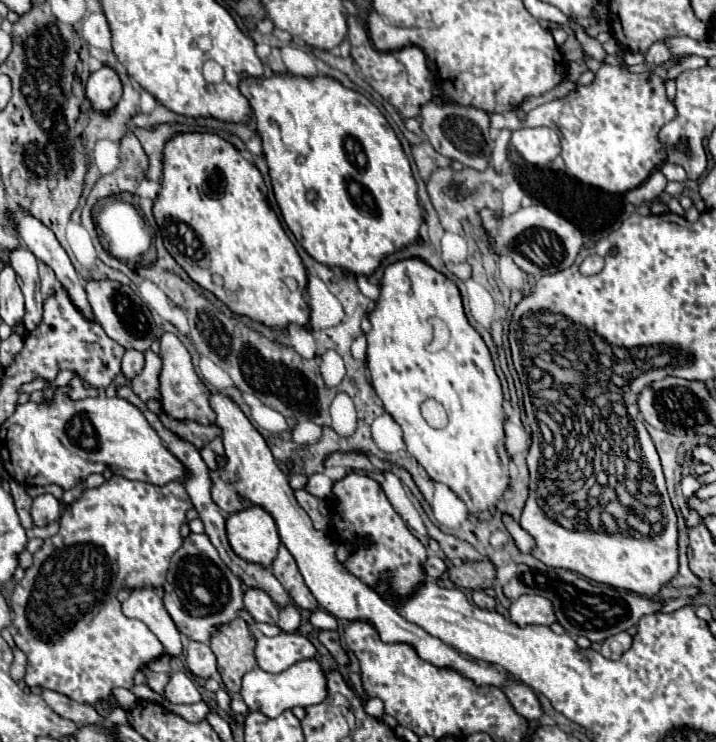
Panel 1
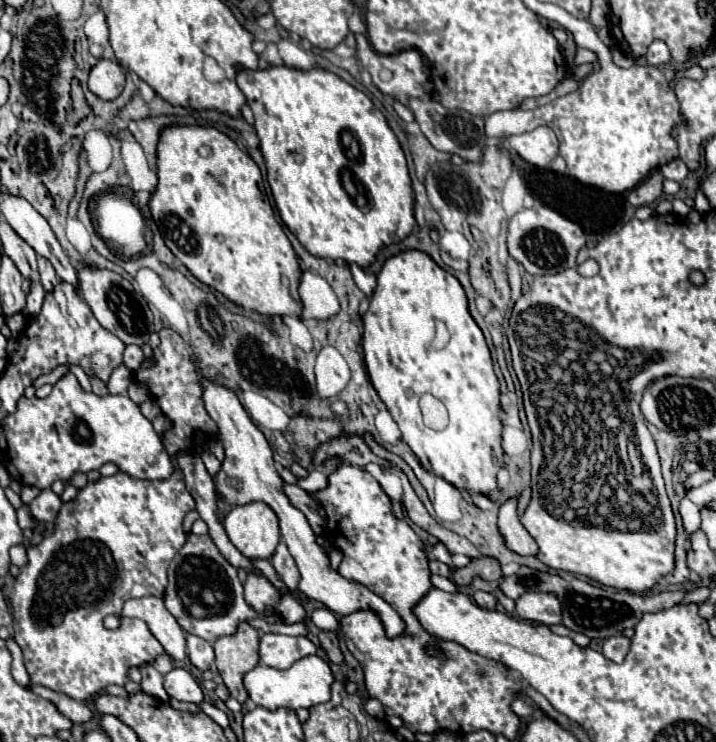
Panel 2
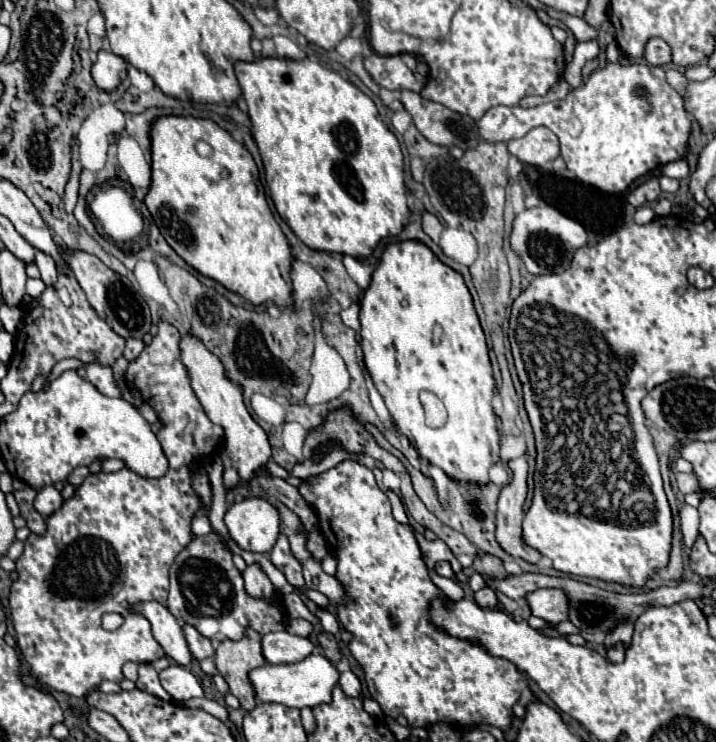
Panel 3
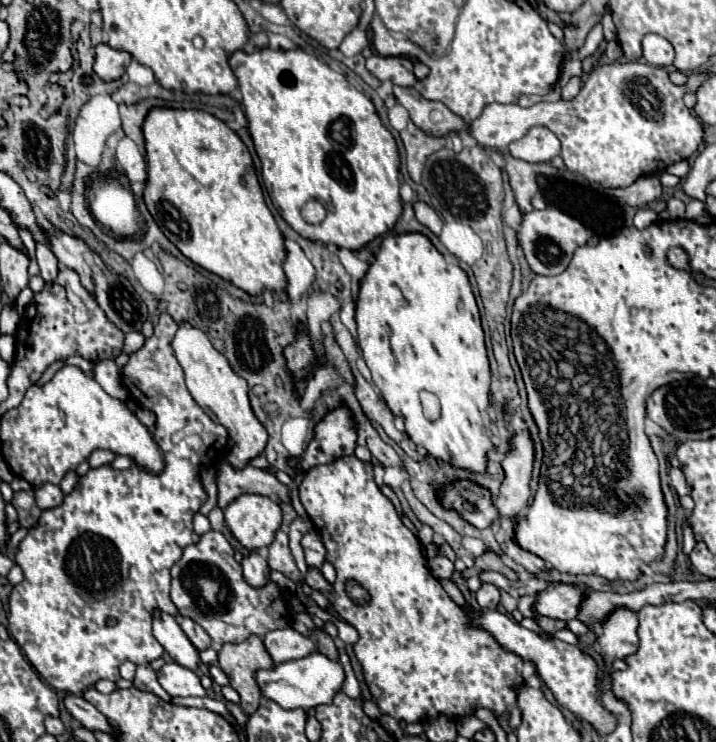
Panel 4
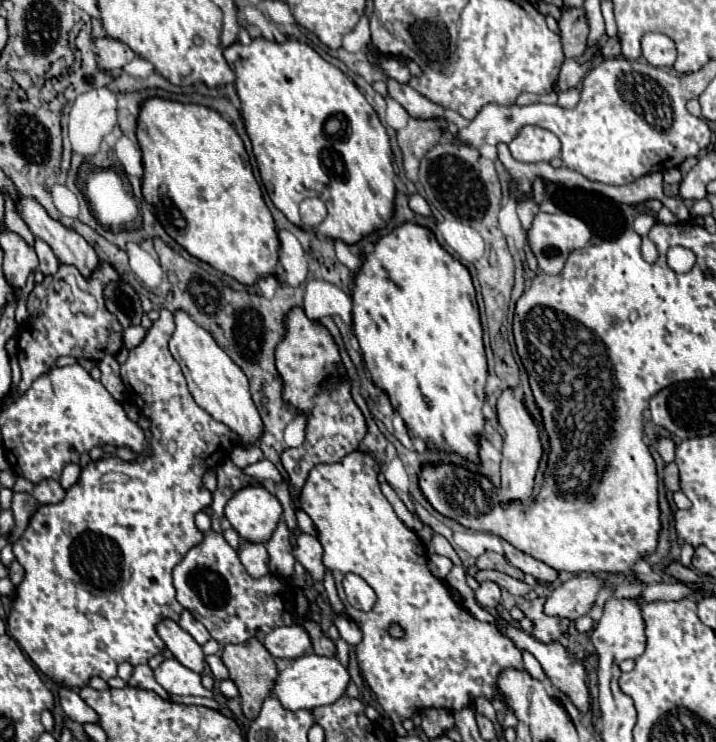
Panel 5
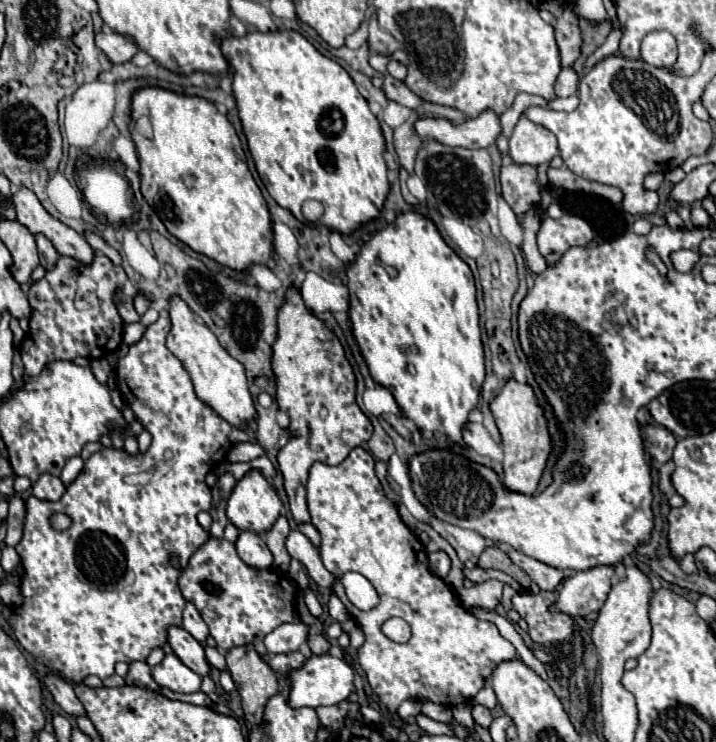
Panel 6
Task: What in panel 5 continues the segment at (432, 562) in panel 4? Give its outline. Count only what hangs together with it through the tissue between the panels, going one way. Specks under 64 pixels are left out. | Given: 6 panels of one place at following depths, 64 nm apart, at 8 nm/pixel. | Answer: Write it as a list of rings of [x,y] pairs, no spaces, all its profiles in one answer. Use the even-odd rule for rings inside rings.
[[[432,554],[428,561],[429,570],[436,578],[444,580],[444,578],[448,576],[448,572],[450,572],[450,568],[452,568],[452,562],[450,562],[446,556]]]

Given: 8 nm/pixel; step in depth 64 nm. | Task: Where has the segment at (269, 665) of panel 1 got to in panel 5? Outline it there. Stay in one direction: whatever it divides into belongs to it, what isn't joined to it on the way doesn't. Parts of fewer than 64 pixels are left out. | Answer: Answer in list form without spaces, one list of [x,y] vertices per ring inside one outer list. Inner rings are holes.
[[[282,626],[272,630],[264,640],[266,650],[280,660],[294,660],[312,648],[310,636],[300,626]]]

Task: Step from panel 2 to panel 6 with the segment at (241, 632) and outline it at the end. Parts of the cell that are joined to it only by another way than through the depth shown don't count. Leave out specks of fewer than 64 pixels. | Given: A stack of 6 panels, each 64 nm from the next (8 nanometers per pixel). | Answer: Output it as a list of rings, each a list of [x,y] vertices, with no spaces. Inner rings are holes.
[[[254,644],[230,648],[226,652],[226,666],[242,696],[246,720],[250,724],[260,724],[268,698],[278,692],[276,674],[262,660],[262,654]]]

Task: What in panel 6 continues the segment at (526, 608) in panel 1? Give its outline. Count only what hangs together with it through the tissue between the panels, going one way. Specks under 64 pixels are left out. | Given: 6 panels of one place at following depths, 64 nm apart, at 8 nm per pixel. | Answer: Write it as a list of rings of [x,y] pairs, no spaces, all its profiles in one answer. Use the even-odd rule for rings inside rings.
[[[596,566],[592,570],[576,572],[572,578],[562,582],[550,610],[574,618],[582,618],[590,612],[596,612],[610,592],[612,574],[612,566]]]

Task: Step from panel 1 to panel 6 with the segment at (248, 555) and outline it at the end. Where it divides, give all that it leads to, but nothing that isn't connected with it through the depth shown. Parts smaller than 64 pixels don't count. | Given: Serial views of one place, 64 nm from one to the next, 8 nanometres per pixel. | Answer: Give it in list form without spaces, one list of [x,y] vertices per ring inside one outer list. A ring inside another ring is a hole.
[[[250,470],[228,498],[226,516],[238,530],[264,534],[278,520],[280,510],[282,502],[266,478],[260,470]]]

